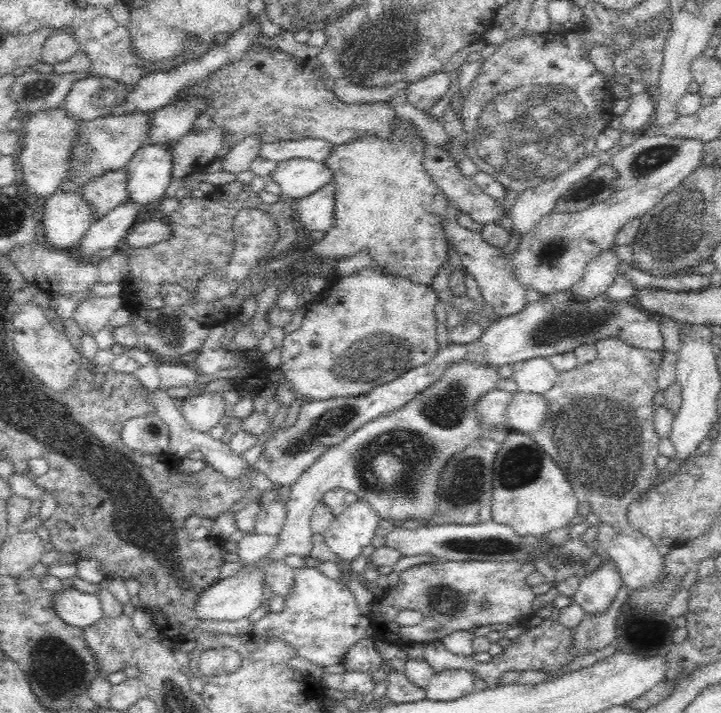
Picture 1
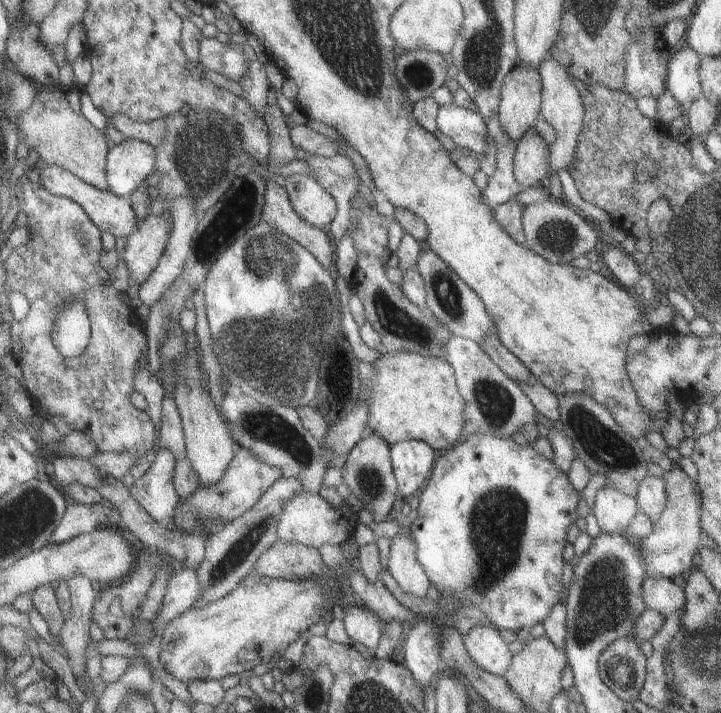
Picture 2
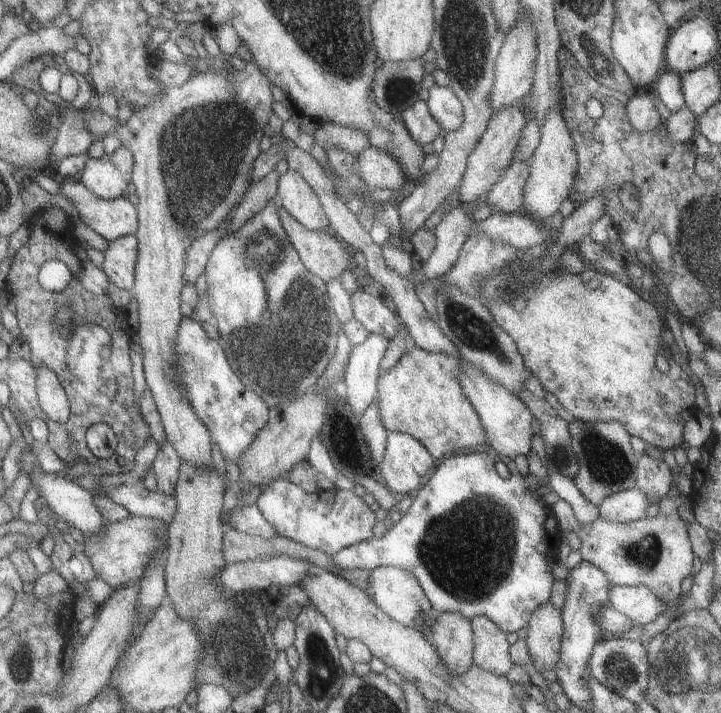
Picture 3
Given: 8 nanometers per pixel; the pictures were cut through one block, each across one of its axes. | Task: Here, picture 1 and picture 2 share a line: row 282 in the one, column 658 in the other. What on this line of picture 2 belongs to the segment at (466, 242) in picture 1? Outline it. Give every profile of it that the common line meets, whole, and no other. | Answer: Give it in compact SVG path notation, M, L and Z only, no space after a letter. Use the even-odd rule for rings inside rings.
M648 474L640 482L634 498L639 511L644 513L654 523L658 520L658 516L662 514L667 502L664 478Z

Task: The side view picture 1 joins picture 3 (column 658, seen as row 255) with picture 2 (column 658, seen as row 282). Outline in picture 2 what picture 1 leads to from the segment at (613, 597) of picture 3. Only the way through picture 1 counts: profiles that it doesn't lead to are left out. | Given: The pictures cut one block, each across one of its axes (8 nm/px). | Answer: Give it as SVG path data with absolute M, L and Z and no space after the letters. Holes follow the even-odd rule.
M645 578L641 595L647 609L655 610L664 616L670 616L686 604L684 590L669 578Z

